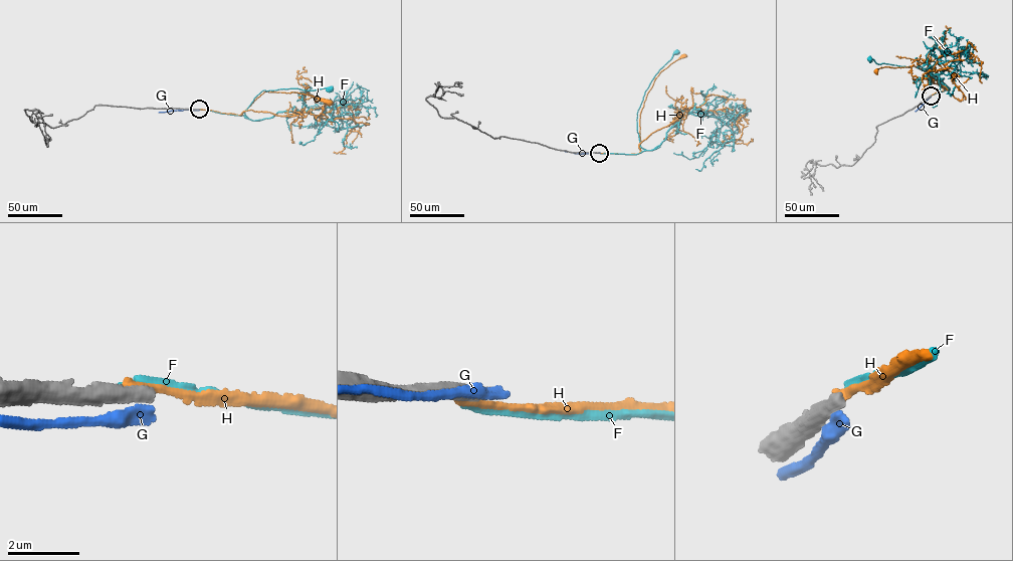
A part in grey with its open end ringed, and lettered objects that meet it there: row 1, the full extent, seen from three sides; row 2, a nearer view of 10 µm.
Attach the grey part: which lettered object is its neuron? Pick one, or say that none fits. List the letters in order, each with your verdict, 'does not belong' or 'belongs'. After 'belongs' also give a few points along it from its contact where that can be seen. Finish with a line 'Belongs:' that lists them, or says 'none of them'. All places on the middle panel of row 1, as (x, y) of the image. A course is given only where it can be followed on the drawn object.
F: does not belong
G: does not belong
H: does not belong
Belongs: none of them

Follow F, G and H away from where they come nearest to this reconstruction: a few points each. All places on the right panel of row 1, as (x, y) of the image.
F: (931, 96), (948, 88), (914, 66), (879, 64), (869, 58)
G: (931, 96), (916, 112)
H: (931, 96), (947, 88), (917, 66), (884, 66), (875, 70)

